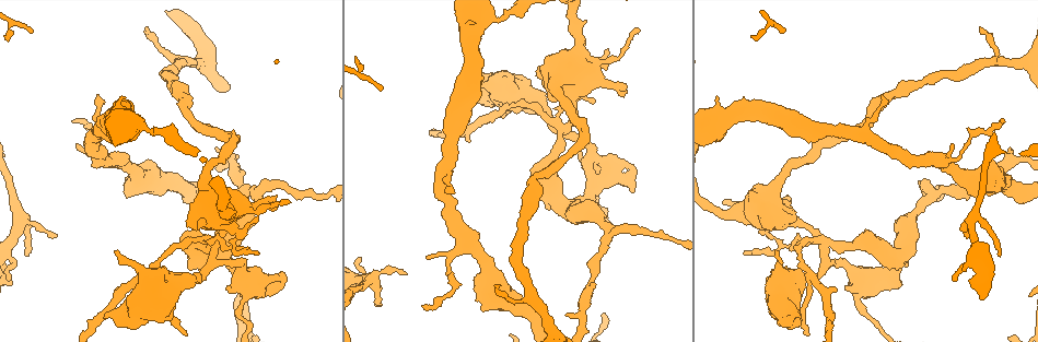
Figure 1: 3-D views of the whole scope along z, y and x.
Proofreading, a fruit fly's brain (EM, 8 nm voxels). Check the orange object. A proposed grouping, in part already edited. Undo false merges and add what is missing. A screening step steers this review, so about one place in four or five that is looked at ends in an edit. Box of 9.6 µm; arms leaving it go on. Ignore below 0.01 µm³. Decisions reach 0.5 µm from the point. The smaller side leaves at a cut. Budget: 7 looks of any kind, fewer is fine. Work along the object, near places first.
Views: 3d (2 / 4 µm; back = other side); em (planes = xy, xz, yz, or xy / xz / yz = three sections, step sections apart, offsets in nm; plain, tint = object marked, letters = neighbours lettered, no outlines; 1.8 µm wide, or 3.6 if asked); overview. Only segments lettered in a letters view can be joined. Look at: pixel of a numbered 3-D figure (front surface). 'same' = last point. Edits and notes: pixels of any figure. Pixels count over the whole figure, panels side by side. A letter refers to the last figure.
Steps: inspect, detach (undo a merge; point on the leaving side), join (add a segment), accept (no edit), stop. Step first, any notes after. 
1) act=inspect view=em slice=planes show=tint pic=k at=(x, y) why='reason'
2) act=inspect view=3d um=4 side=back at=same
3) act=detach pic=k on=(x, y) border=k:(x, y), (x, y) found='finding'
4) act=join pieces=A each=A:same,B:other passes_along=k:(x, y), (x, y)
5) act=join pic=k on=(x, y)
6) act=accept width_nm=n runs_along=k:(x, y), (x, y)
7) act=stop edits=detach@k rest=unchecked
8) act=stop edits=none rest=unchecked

act=inspect view=3d um=4 pic=1 at=(502, 17) why='thin neck'

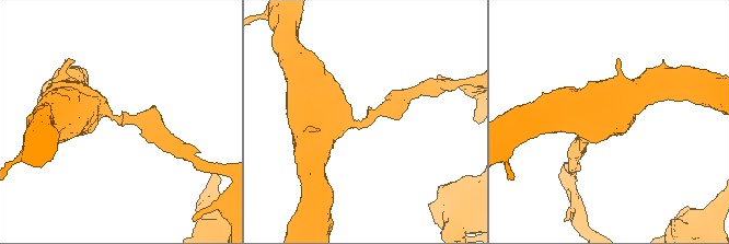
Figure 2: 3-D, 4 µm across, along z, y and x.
act=inspect view=em um=3.6 slice=planes show=plain pic=2 at=(116, 118) why='need the tissue'

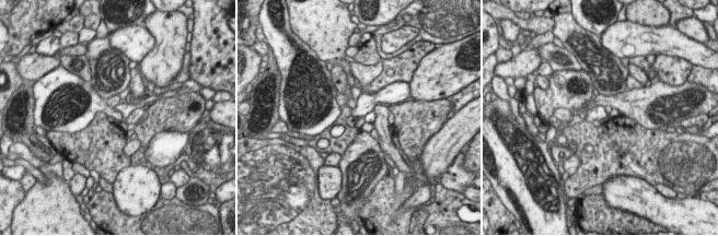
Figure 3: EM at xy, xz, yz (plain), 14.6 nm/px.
act=inspect view=em um=3.6 slice=planes show=letters at=same why='see the neighbours'

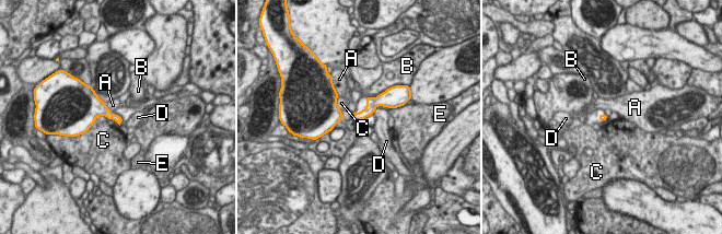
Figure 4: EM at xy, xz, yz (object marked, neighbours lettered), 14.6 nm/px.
act=accept width_nm=100 each=A:other,B:other,C:other,D:other,E:other border=4:(334, 89), (339, 95) found='continuous, no second neuron'

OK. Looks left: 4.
act=inspect view=em slice=xz step=16 show=tint pic=1 at=(537, 99) why='four arms meet'

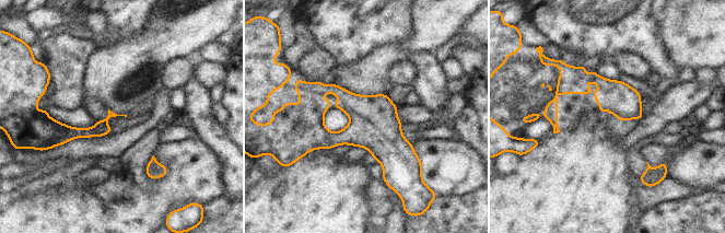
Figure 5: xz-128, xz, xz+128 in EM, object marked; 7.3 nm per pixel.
act=inspect view=em slice=xy step=16 show=letters at=same why='cut it another way'

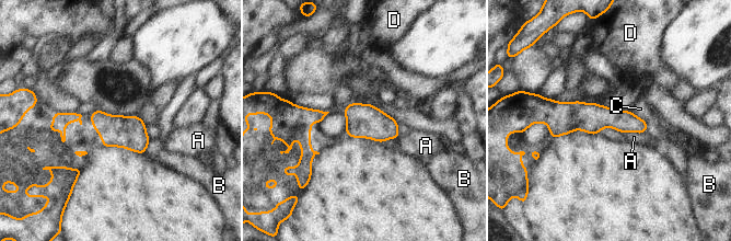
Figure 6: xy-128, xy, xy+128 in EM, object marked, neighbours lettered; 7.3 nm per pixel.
act=accept each=A:other,B:other,C:other,D:other runs_along=6:(546, 115), (612, 117), (644, 127) found='all the same neuron'

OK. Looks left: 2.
act=inspect view=em slice=yz step=4 show=tint pic=1 at=(967, 236) why='an open end'

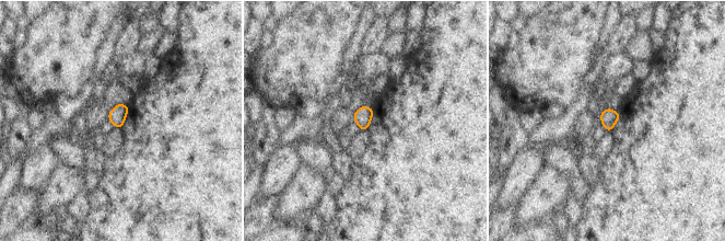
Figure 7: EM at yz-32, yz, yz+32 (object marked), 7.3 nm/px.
act=inspect view=em slice=planes show=letters at=same

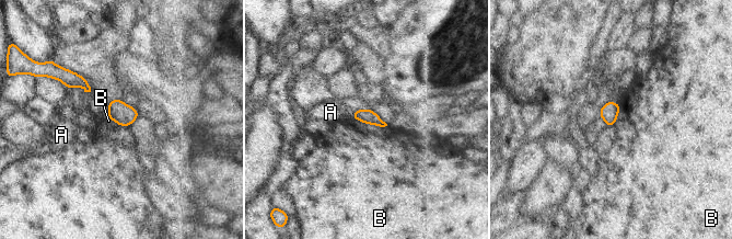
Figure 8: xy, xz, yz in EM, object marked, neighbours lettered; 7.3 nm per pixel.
act=accept each=A:other,B:other border=8:(353, 117), (381, 127) found='no lettered segment goes on from it'

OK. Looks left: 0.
act=stop edits=none rest=unchecked

